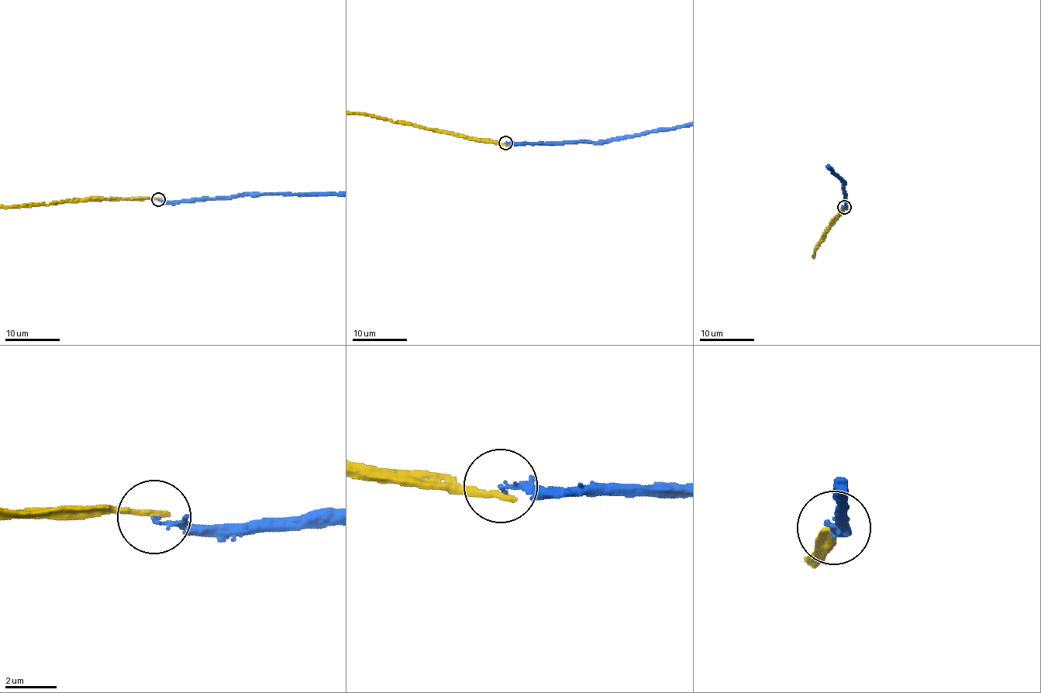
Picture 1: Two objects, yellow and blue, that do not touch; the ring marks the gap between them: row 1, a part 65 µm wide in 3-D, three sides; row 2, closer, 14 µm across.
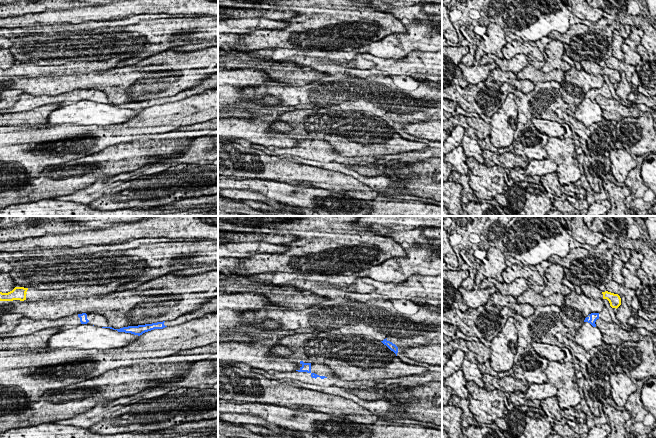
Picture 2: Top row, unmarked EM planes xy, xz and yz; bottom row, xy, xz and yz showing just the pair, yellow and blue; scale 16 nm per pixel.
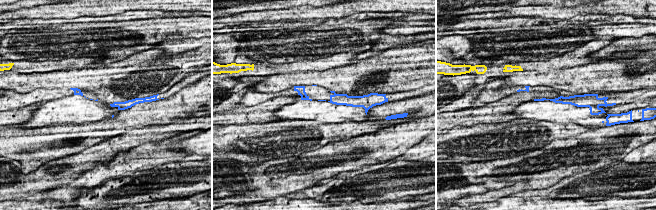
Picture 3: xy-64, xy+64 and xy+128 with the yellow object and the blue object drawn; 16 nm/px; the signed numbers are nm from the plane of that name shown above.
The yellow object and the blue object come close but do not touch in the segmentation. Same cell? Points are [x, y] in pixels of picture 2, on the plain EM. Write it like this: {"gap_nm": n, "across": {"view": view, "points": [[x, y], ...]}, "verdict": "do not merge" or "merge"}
{"gap_nm": 240, "across": {"view": "yz", "points": [[610, 81], [598, 89]]}, "verdict": "do not merge"}

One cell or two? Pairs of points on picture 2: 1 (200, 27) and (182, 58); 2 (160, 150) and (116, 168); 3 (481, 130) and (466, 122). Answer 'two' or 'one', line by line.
1: two
2: one
3: one

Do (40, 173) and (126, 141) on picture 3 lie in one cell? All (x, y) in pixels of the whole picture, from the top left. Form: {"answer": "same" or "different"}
{"answer": "same"}

